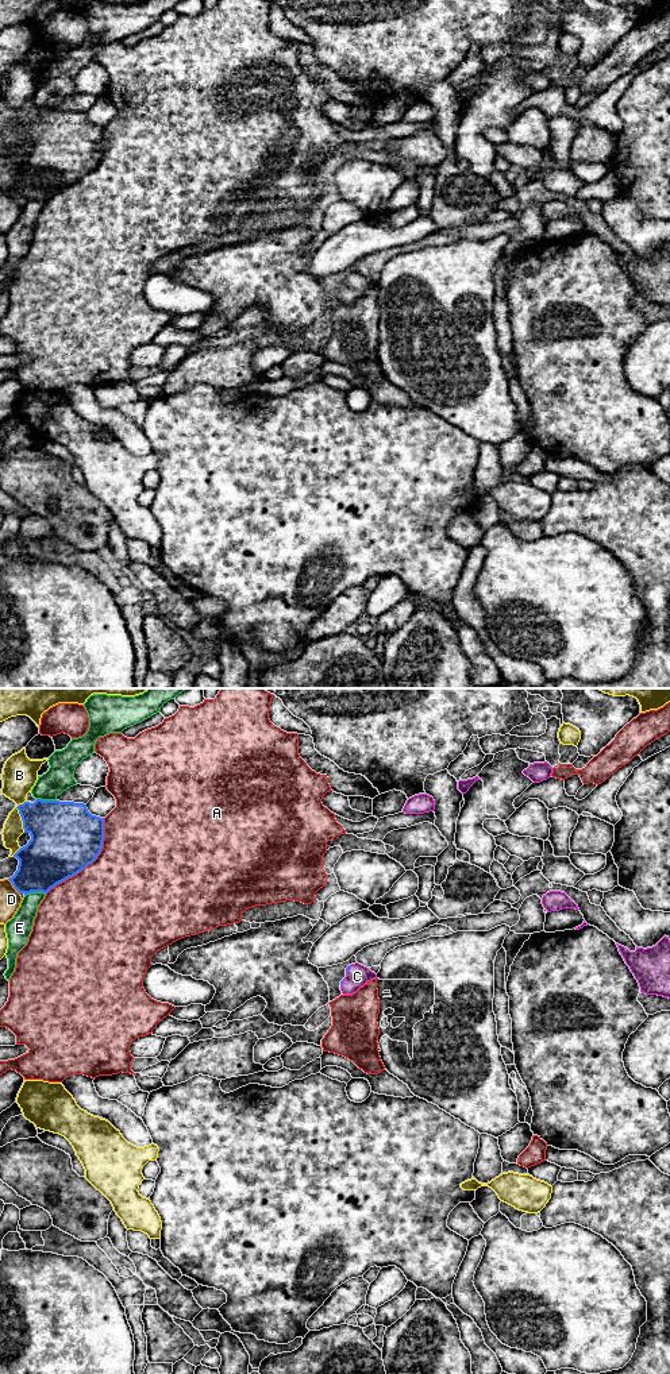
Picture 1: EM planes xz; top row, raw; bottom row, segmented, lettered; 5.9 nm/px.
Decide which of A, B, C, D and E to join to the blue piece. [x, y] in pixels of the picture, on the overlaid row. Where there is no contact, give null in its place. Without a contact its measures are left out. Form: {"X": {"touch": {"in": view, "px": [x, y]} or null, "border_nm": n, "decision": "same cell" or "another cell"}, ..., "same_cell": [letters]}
{"A": {"touch": {"in": "xz", "px": [91, 863]}, "border_nm": 550, "decision": "another cell"}, "B": {"touch": {"in": "xz", "px": [20, 815]}, "border_nm": 190, "decision": "another cell"}, "C": {"touch": {"in": "xz", "px": [349, 968]}, "border_nm": 50, "decision": "same cell"}, "D": {"touch": {"in": "xz", "px": [14, 887]}, "border_nm": 120, "decision": "another cell"}, "E": {"touch": {"in": "xz", "px": [34, 891]}, "border_nm": 130, "decision": "another cell"}, "same_cell": ["C"]}

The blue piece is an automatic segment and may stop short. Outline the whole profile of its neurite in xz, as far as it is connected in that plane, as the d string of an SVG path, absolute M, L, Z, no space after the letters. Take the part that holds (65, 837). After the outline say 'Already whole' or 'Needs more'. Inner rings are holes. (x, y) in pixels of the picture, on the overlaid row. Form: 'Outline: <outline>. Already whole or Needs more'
Outline: M36 799L16 807L23 821L24 833L31 835L28 844L14 857L19 860L18 871L8 880L19 894L47 894L57 884L73 877L92 864L103 849L104 818L92 815L86 804Z. Already whole

